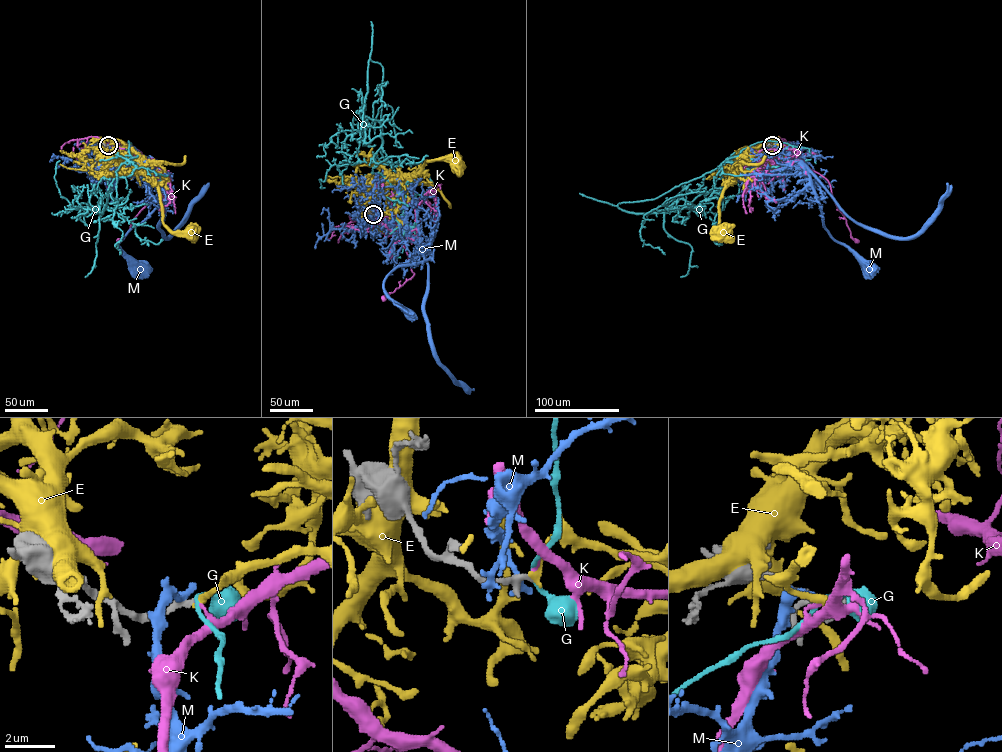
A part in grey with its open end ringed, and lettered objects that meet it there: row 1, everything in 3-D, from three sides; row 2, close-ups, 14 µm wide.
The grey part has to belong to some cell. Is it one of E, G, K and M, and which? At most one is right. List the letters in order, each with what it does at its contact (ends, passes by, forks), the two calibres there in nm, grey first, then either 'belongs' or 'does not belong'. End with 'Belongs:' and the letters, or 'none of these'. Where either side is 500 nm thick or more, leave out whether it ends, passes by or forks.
E: it ends; calibres 340 and 320 nm; does not belong
G: it passes by; calibres 320 and 150 nm; does not belong
K: it ends; calibres 340 and 120 nm; does not belong
M: it ends; calibres 360 and 320 nm; does not belong
Belongs: none of these

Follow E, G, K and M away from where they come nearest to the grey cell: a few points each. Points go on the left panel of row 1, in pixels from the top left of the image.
E: (108, 145), (120, 140), (124, 147), (141, 157), (146, 175), (157, 188), (162, 222), (172, 232), (194, 232)
G: (108, 145), (136, 168), (109, 186), (114, 208), (100, 199), (97, 212), (92, 191), (75, 209), (60, 160)
K: (108, 145), (120, 143), (135, 156), (134, 162), (143, 171), (149, 193), (146, 204), (125, 237), (118, 240)
M: (108, 145), (111, 163), (151, 163), (163, 181), (165, 195), (159, 205), (119, 242), (128, 256), (145, 268)

